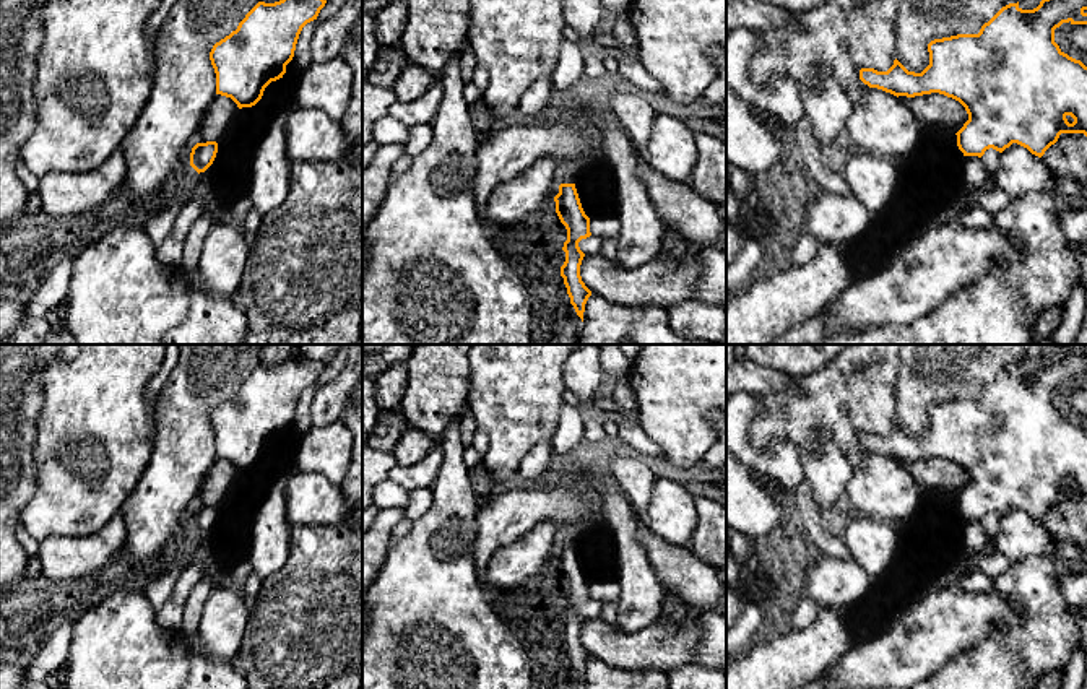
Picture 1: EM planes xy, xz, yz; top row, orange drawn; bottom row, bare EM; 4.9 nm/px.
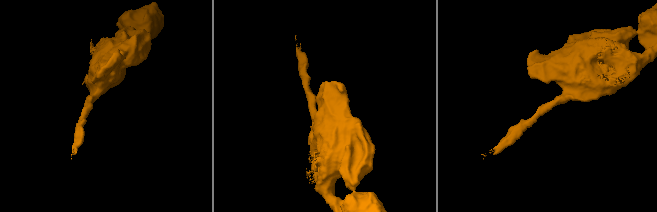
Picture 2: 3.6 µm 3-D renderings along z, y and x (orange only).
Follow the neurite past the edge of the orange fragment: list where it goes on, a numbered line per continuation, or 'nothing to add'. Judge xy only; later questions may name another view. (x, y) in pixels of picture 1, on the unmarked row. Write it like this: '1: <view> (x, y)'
nothing to add

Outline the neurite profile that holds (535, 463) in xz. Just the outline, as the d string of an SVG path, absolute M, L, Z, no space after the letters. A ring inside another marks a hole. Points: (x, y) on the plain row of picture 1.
M548 444L535 445L520 462L518 474L523 479L538 479L548 471L554 448Z

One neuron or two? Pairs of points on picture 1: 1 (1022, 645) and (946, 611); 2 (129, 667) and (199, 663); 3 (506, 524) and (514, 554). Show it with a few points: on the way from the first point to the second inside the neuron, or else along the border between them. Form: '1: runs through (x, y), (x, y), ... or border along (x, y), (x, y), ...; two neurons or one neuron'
1: border along (1016, 605), (1017, 624), (995, 624), (957, 654); two neurons
2: border along (186, 637), (189, 671); two neurons
3: border along (543, 520), (502, 545), (491, 556), (485, 569); two neurons

